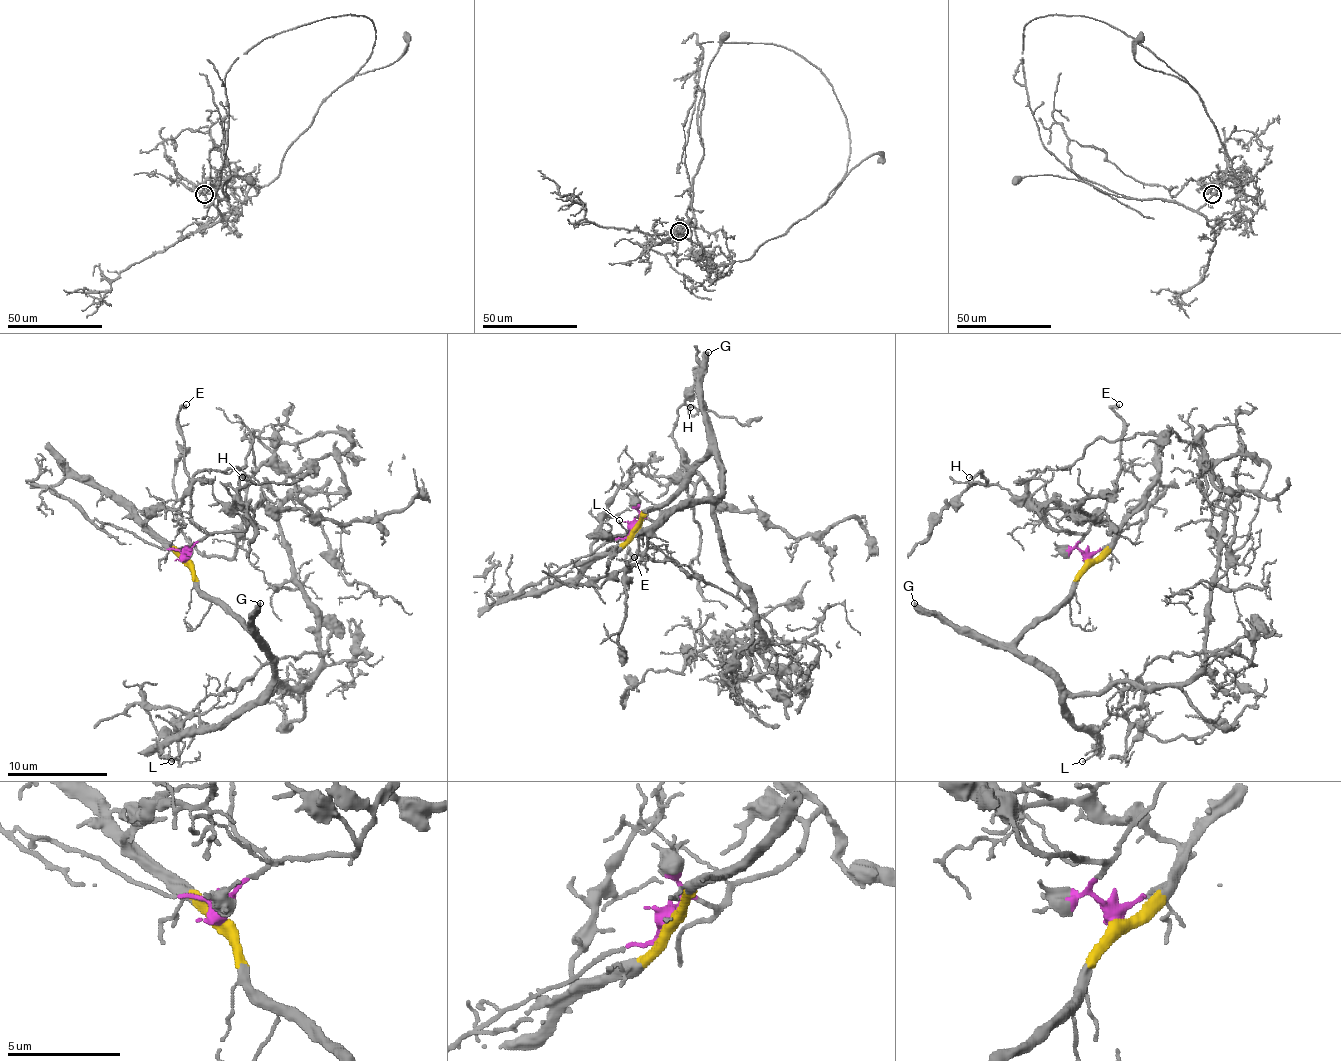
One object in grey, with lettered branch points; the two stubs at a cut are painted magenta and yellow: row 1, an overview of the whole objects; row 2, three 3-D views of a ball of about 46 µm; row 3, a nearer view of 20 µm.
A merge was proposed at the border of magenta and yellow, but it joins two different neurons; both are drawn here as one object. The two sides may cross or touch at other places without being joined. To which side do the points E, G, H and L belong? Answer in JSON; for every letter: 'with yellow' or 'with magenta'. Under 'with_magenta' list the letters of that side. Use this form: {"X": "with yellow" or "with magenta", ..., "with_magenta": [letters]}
{"E": "with magenta", "G": "with yellow", "H": "with magenta", "L": "with yellow", "with_magenta": ["E", "H"]}

